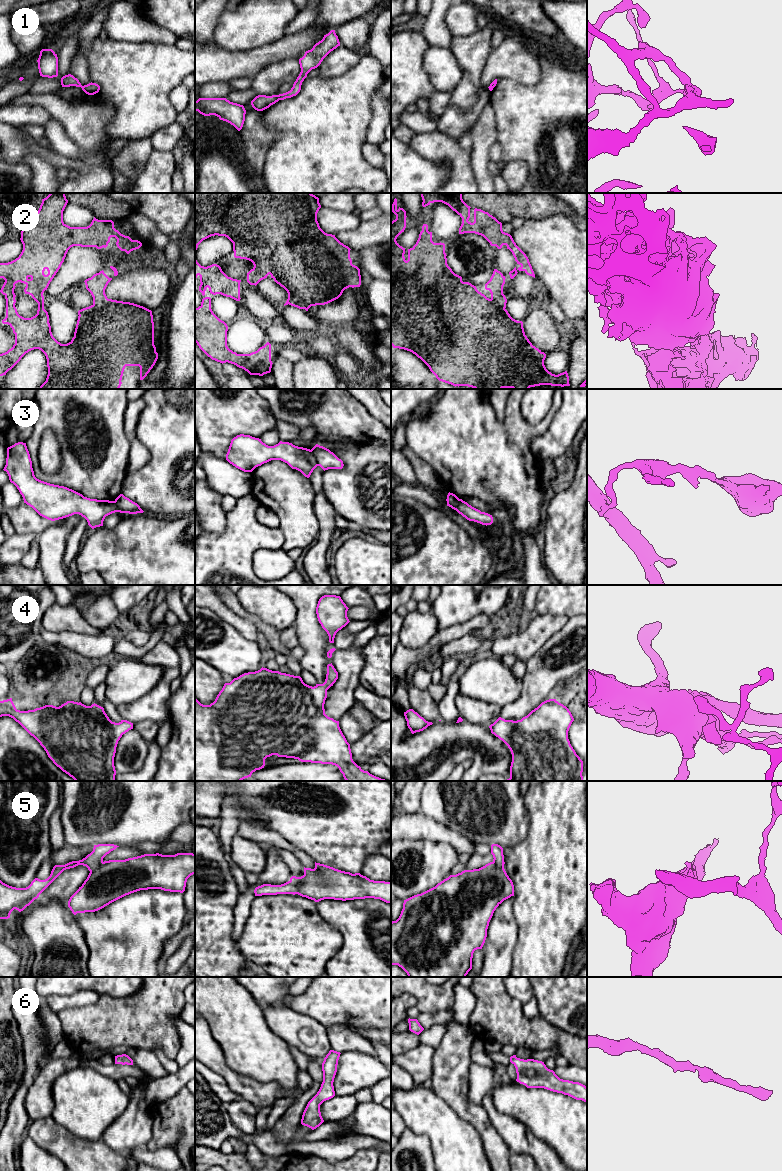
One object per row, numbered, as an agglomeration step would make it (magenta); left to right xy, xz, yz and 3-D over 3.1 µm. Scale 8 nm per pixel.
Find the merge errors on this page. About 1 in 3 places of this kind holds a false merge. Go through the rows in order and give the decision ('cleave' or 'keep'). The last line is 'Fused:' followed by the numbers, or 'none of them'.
1: cleave
2: keep
3: cleave
4: keep
5: cleave
6: keep
Fused: 1, 3, 5

